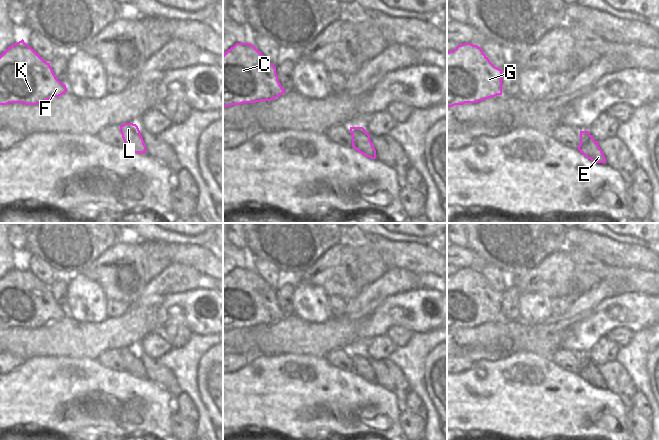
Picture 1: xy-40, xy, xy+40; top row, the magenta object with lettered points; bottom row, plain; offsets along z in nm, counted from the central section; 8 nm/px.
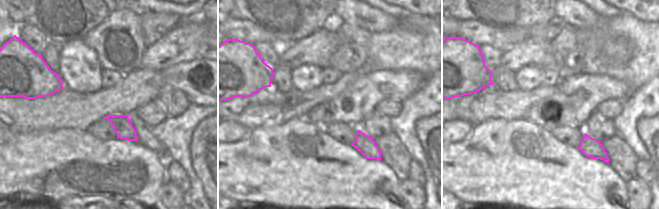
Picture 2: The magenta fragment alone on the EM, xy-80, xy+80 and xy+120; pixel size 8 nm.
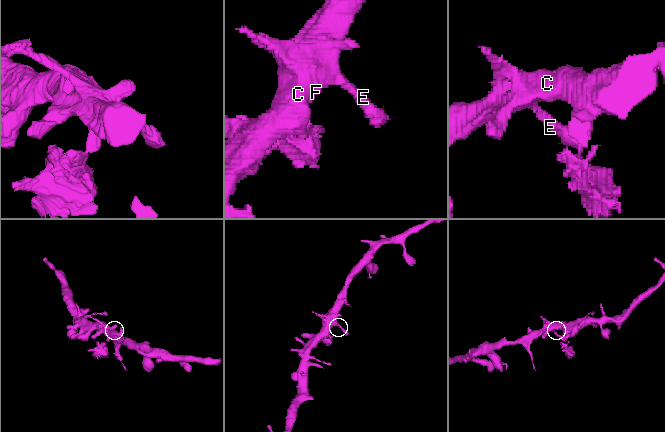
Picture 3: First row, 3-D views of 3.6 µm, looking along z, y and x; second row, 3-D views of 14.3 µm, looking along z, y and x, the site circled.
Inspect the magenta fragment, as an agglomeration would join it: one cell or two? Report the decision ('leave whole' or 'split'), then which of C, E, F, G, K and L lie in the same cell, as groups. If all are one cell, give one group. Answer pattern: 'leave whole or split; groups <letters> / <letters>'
leave whole; groups C E F G K L

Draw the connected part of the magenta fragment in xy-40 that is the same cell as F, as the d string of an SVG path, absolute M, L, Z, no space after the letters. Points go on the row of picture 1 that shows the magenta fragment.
M24 40L0 55L0 105L37 105L68 90L47 63Z

